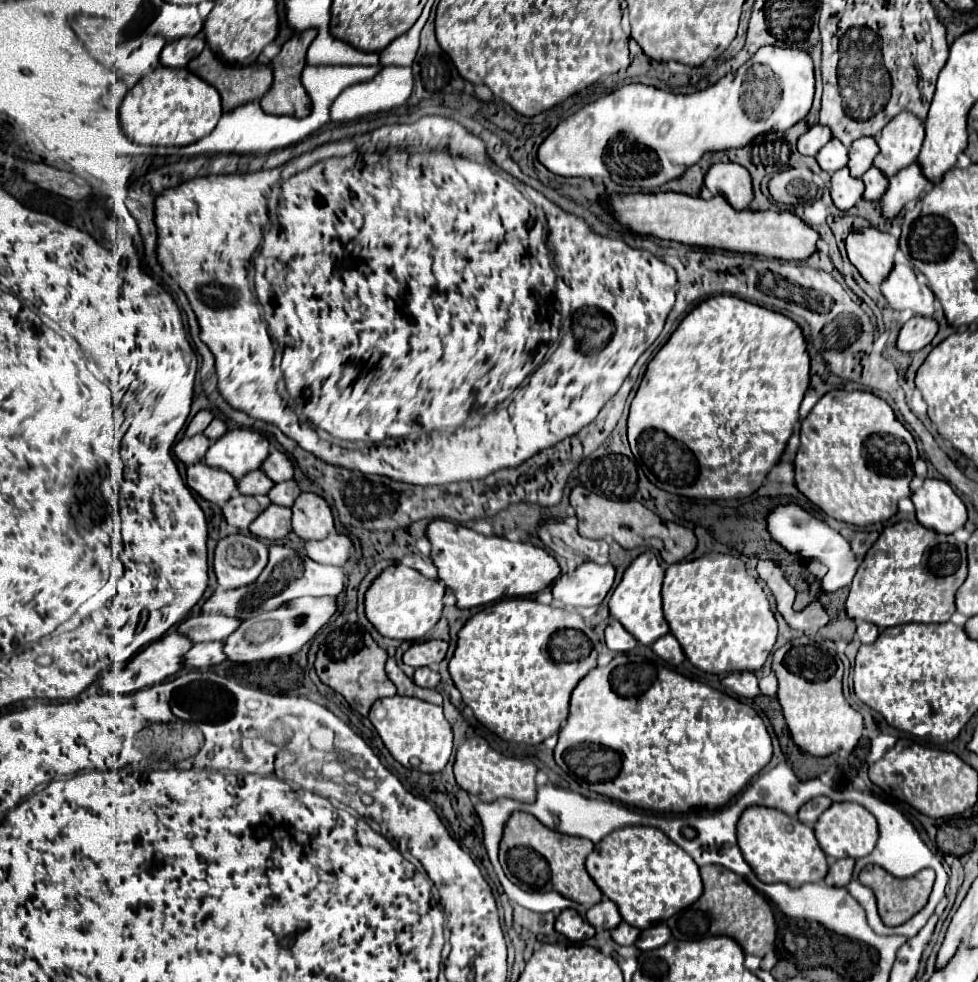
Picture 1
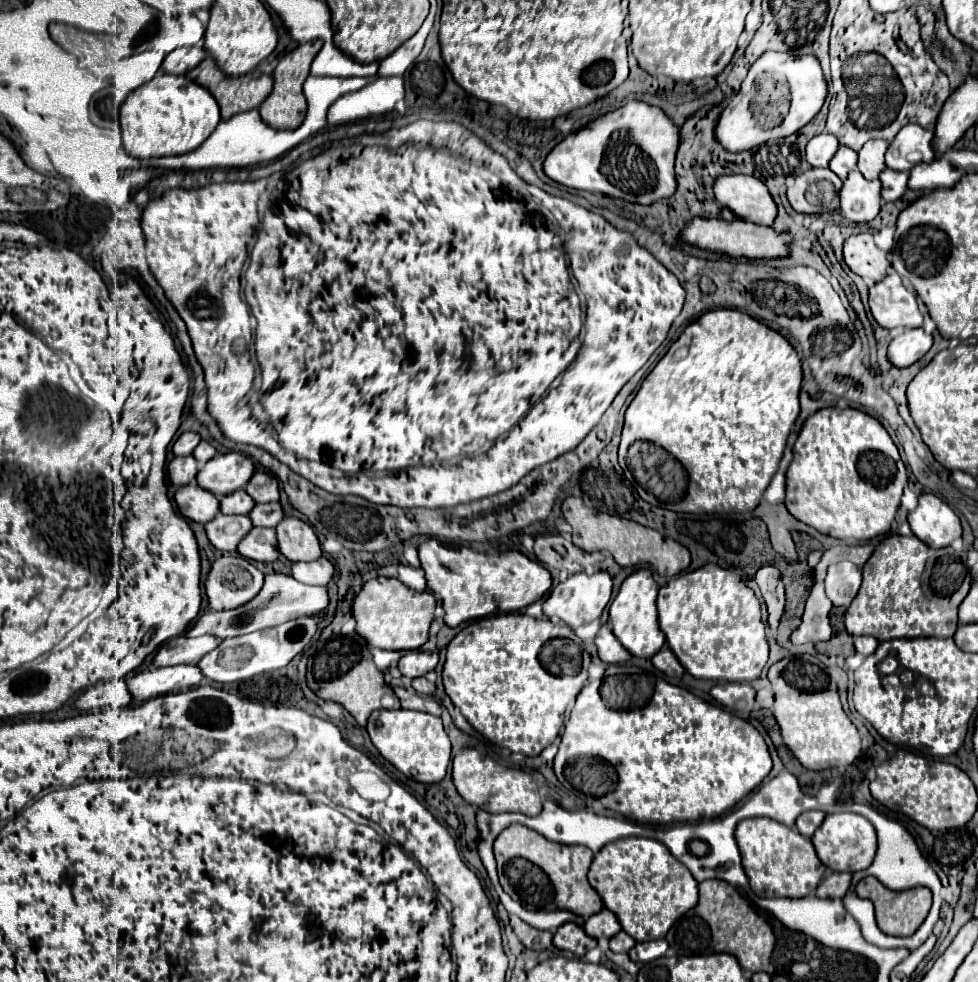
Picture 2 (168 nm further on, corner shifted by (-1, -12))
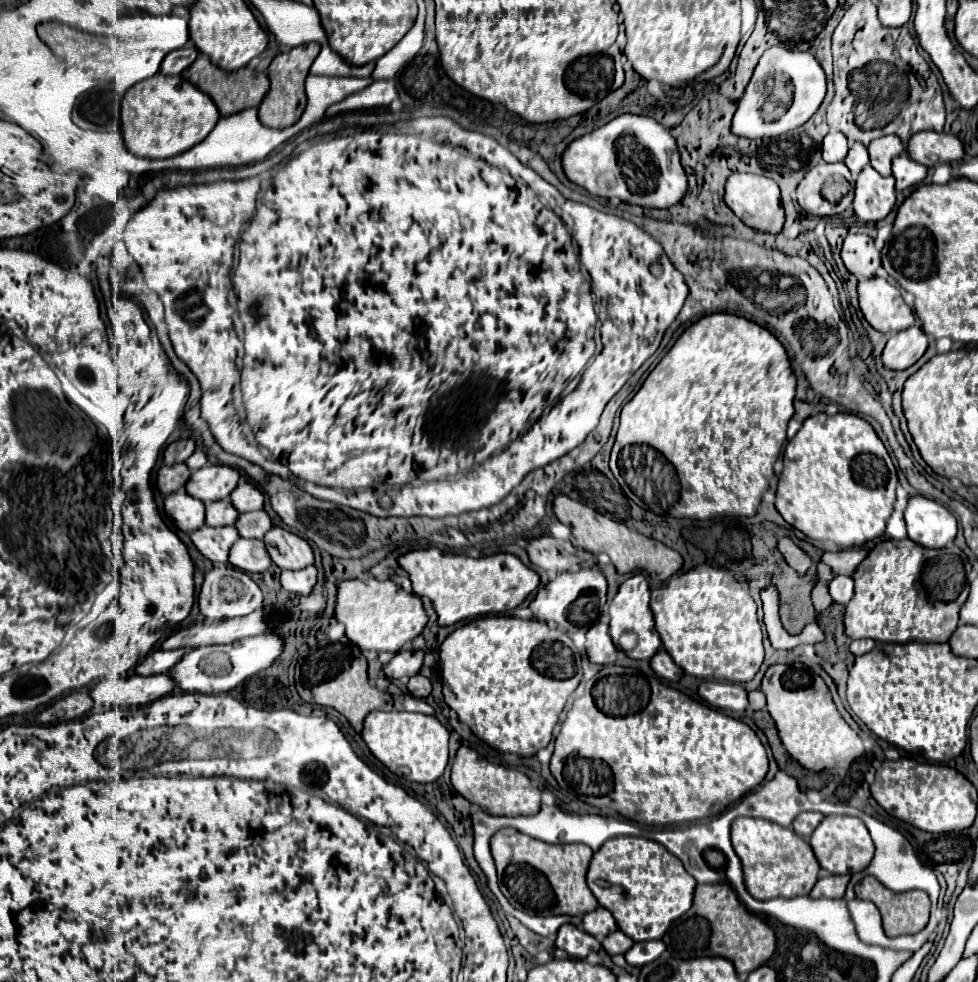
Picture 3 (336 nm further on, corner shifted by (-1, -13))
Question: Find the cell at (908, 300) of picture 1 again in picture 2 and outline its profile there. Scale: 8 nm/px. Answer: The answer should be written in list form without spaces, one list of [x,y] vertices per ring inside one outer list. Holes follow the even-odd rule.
[[[892,273],[870,287],[870,311],[886,329],[898,325],[922,327],[922,313],[916,295],[904,287],[898,273]]]

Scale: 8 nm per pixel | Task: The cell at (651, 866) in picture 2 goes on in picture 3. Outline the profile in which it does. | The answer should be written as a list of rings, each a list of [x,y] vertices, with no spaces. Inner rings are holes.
[[[618,836],[594,852],[588,870],[588,888],[598,904],[612,912],[624,934],[634,942],[646,942],[662,938],[670,924],[688,912],[696,880],[662,844],[636,836]]]

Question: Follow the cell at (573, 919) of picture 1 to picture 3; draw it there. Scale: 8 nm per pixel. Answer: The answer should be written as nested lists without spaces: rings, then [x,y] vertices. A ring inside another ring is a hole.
[[[564,924],[560,930],[558,930],[558,936],[556,936],[556,946],[566,950],[570,956],[578,956],[578,958],[586,958],[590,952],[594,950],[600,950],[600,942],[586,934],[584,930],[576,928],[574,924]]]

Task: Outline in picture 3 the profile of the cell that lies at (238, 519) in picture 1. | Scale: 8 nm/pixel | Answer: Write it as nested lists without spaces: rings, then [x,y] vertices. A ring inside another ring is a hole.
[[[204,526],[204,528],[190,534],[190,540],[198,548],[198,552],[204,558],[208,558],[212,562],[220,562],[220,564],[228,562],[228,552],[238,538],[240,536],[238,536],[234,526],[228,526],[228,528]]]

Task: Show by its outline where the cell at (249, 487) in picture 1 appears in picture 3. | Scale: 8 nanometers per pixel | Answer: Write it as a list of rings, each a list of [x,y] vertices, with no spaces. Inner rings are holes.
[[[218,500],[206,506],[206,526],[218,528],[218,526],[232,526],[238,518],[238,512],[232,508],[230,500]]]

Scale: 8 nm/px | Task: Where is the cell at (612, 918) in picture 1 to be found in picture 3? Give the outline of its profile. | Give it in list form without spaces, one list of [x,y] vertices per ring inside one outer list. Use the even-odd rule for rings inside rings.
[[[598,906],[596,910],[592,910],[584,916],[584,930],[592,936],[602,938],[602,936],[608,936],[610,932],[616,932],[618,926],[616,926],[614,916],[606,908]]]

